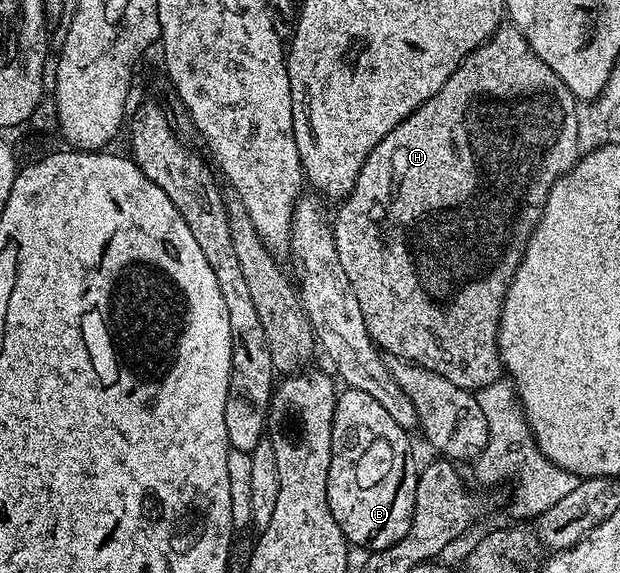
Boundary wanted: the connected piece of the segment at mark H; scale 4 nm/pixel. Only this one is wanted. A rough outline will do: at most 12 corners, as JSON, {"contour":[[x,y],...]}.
{"contour":[[504,24],[332,239],[385,355],[475,392],[577,98]]}

